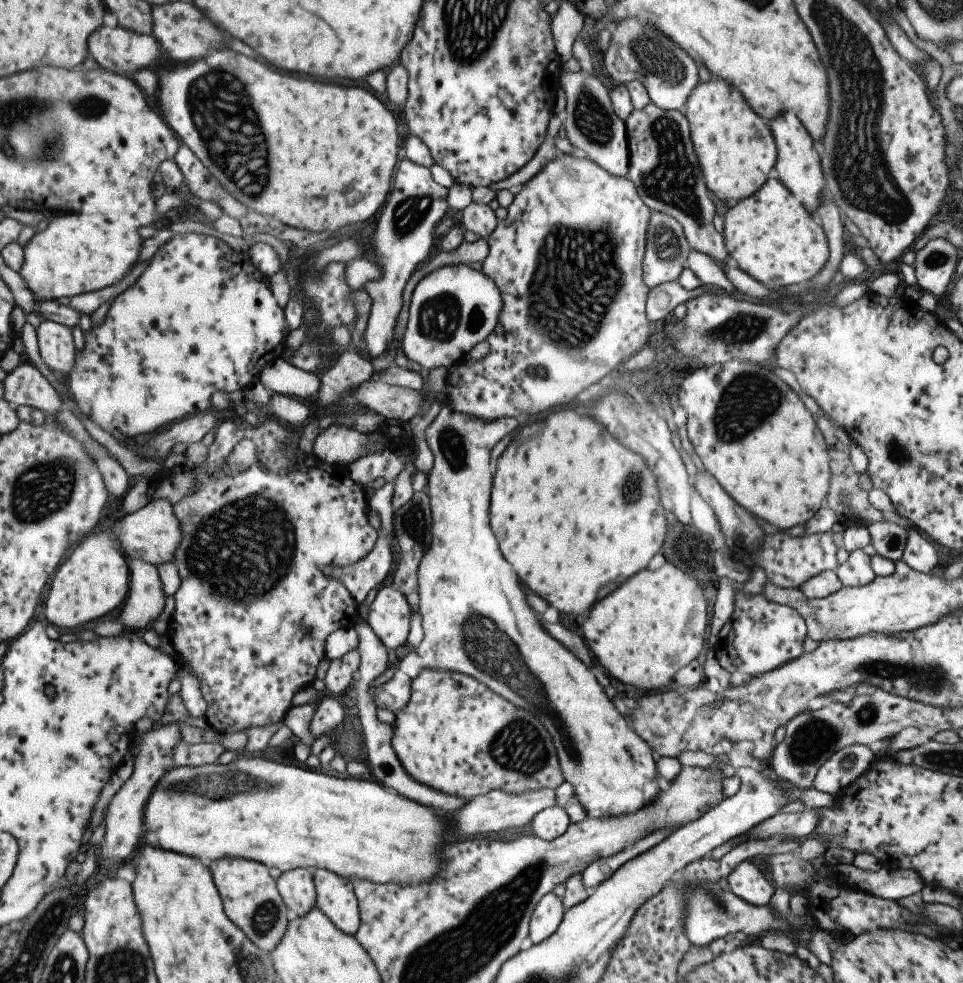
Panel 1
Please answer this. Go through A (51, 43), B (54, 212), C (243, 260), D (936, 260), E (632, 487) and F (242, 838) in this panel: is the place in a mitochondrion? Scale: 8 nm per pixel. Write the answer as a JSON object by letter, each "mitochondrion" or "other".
{"A":"other","B":"other","C":"other","D":"mitochondrion","E":"mitochondrion","F":"other"}

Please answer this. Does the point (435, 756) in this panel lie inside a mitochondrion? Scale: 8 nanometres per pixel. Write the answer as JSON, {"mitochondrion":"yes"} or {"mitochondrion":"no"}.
{"mitochondrion":"no"}

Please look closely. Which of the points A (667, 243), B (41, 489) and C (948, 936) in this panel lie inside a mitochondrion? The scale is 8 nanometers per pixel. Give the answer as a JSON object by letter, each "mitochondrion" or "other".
{"A":"mitochondrion","B":"mitochondrion","C":"other"}

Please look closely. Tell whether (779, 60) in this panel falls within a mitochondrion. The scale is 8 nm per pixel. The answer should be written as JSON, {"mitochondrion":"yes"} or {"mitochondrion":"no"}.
{"mitochondrion":"no"}

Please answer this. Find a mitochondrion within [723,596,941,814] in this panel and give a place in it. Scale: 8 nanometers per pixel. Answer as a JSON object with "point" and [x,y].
{"point":[811,738]}

